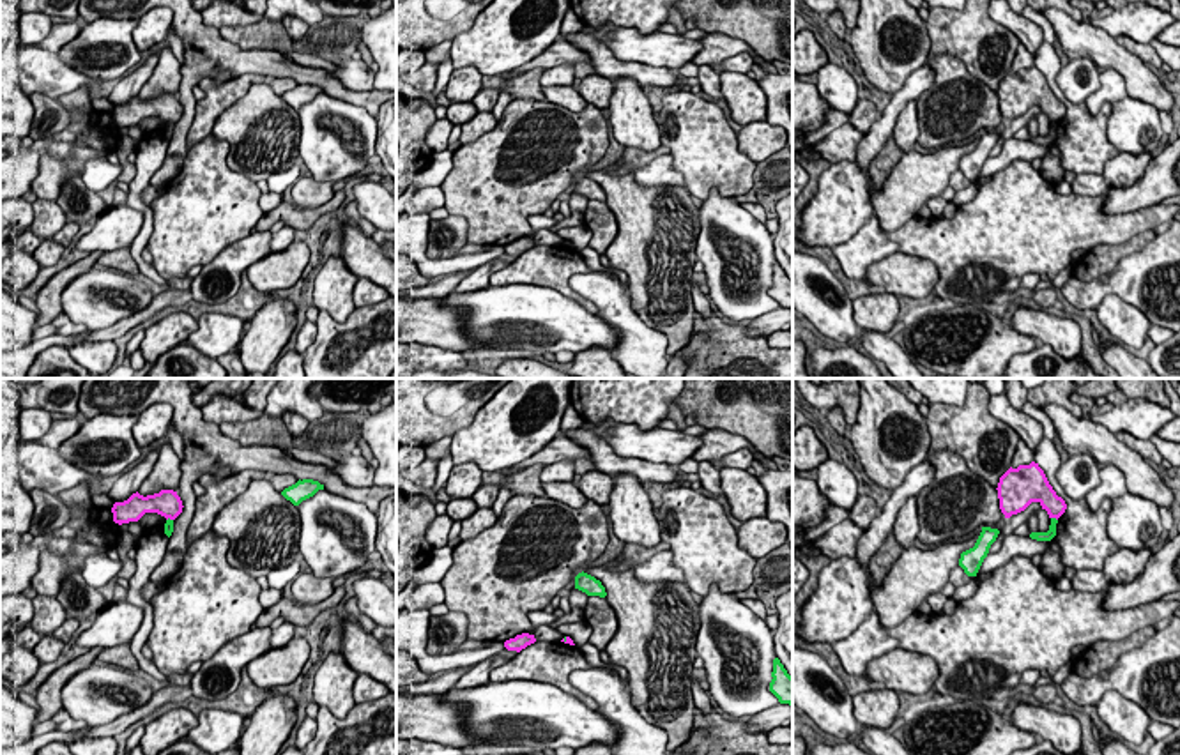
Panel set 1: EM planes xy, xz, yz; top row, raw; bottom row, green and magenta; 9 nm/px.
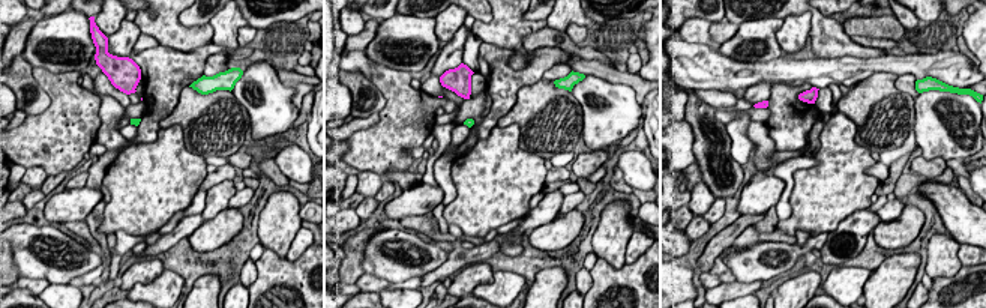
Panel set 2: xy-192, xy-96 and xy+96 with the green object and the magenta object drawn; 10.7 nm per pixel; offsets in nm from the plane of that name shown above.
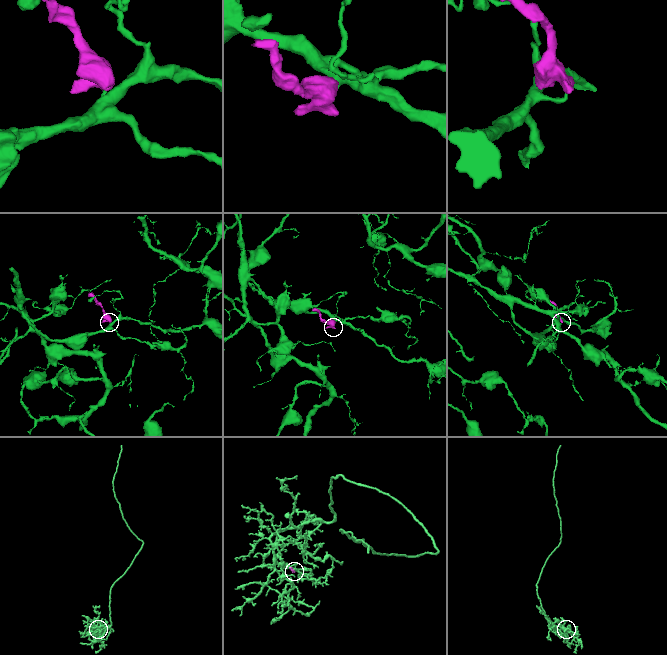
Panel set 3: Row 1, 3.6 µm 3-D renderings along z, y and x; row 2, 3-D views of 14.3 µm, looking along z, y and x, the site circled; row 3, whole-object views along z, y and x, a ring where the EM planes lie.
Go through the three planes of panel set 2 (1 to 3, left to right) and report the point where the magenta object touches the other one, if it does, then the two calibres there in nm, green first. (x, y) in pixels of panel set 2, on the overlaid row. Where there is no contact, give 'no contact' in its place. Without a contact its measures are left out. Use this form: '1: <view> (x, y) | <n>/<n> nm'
1: no contact
2: no contact
3: no contact

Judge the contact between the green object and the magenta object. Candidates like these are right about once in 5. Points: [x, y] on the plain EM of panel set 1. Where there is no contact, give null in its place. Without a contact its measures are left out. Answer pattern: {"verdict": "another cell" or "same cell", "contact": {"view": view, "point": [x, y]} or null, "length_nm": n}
{"verdict": "another cell", "contact": {"view": "yz", "point": [1055, 122]}, "length_nm": 70}

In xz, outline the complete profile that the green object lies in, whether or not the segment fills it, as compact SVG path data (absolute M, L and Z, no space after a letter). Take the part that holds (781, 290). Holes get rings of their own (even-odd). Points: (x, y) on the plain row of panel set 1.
M778 262L773 263L770 295L778 302L780 308L793 309L793 281L787 278Z

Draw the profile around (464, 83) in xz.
M476 67L451 71L444 92L451 99L451 103L471 101L476 106L478 113L492 111L501 94L495 88L481 87L481 74Z

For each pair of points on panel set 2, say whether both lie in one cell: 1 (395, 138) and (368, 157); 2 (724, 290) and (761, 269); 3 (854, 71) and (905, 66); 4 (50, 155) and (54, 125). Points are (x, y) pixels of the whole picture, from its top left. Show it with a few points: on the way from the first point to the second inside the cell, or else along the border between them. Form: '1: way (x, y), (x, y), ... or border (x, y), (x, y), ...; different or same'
1: way (389, 141), (374, 150); same
2: border (736, 280), (745, 283), (764, 281); different
3: way (866, 66), (893, 65); same
4: way (54, 147), (54, 132); same

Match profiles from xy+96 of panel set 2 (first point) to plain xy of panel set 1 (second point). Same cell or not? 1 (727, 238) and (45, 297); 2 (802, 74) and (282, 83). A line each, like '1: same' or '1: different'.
1: same
2: different

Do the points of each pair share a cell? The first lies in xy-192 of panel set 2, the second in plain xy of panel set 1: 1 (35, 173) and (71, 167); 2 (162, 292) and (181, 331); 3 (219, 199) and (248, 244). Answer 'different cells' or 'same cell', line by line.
1: different cells
2: different cells
3: same cell

